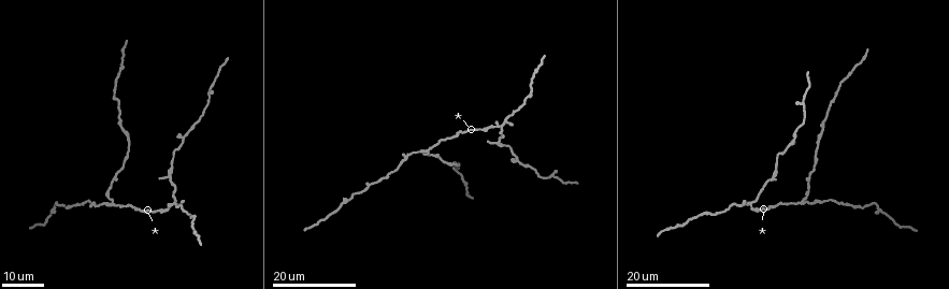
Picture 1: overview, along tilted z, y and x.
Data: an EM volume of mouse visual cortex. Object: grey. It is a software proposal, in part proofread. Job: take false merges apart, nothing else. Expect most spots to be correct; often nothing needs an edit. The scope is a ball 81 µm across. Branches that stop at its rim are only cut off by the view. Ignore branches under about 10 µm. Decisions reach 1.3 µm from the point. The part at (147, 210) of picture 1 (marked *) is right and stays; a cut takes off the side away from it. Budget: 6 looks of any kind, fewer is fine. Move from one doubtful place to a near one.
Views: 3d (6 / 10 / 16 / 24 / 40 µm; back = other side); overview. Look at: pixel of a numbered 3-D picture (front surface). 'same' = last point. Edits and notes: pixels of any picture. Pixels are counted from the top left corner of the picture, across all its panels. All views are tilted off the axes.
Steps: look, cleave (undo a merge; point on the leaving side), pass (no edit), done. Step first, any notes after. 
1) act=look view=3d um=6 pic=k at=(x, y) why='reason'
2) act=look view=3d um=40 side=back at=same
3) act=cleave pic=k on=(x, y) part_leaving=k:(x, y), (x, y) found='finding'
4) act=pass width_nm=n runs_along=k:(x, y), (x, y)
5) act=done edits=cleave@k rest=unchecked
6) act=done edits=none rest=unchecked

act=look view=3d um=24 pic=1 at=(503, 124) why='three arms meet'

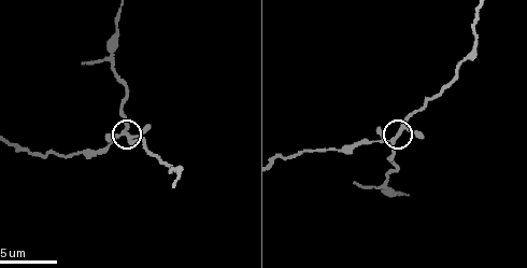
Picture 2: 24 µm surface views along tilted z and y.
act=look view=3d um=10 pic=2 at=(392, 138)

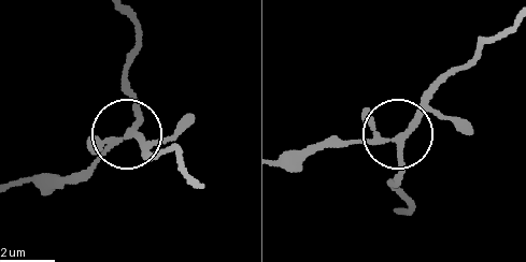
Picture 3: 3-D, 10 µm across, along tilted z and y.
act=look view=3d um=10 side=back pic=3 at=(131, 131)

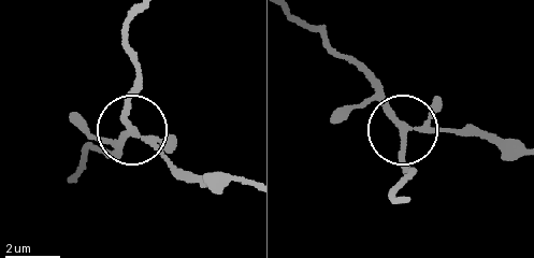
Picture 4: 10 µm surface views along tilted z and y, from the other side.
act=pass arms=3 runs_along=4:(516, 149), (438, 128), (401, 126), (358, 70) found='all the same neuron'

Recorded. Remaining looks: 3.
act=look view=3d um=6 pic=2 at=(113, 57) why='three arms meet'

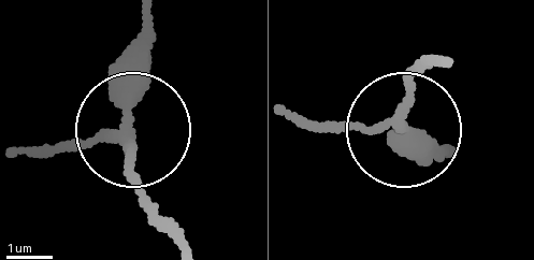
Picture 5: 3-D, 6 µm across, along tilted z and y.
act=look view=3d um=6 side=back pic=5 at=(400, 120)

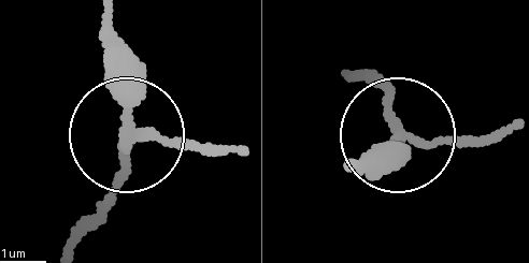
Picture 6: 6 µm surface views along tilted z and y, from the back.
act=pass arms=3 runs_along=6:(76, 243), (114, 193), (124, 148), (111, 19) found='all the same neuron'

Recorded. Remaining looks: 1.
act=done edits=none rest=unchecked

